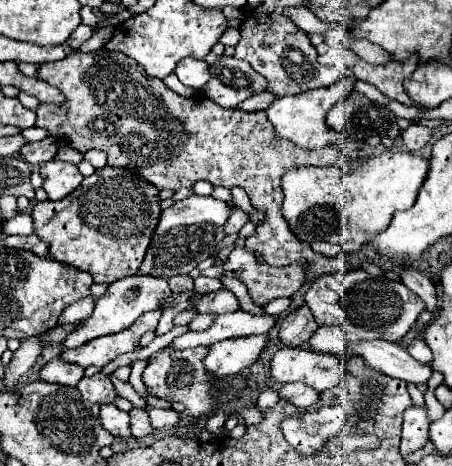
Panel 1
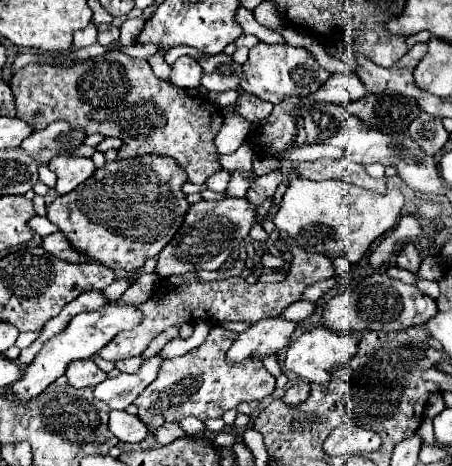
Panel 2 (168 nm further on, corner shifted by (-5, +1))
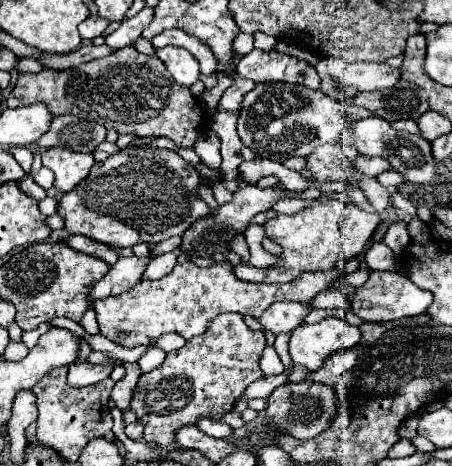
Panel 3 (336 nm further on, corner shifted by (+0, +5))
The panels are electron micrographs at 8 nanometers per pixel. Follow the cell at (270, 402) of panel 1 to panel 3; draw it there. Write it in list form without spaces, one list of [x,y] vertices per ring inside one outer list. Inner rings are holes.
[[[267,346],[267,348],[263,350],[263,356],[261,356],[261,360],[259,360],[259,366],[261,366],[261,370],[263,370],[265,376],[283,374],[283,370],[285,370],[273,346]]]

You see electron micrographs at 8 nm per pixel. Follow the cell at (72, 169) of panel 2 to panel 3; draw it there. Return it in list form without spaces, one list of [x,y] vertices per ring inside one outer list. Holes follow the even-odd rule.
[[[49,148],[43,152],[43,166],[55,174],[55,188],[61,192],[73,190],[91,170],[93,156],[79,154],[73,150]]]

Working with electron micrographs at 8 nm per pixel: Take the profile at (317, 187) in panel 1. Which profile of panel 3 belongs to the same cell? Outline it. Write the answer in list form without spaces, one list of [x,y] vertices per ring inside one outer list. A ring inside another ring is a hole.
[[[337,200],[317,202],[313,208],[307,208],[295,216],[277,216],[275,220],[265,222],[265,236],[281,246],[279,260],[269,268],[255,268],[249,262],[239,262],[233,266],[233,274],[245,282],[291,282],[303,272],[329,270],[339,266],[339,262],[351,260],[365,252],[365,246],[381,222],[379,214],[369,214],[357,208],[355,204],[341,204]]]

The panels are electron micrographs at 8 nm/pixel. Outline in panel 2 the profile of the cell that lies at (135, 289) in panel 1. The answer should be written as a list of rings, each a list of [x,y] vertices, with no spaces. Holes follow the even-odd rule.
[[[108,302],[108,306],[102,306],[102,310],[92,310],[92,312],[86,312],[86,314],[78,314],[76,318],[72,318],[72,322],[68,324],[68,328],[64,332],[60,332],[52,340],[44,342],[44,348],[36,354],[34,362],[24,370],[22,378],[16,384],[12,384],[12,388],[4,390],[2,394],[6,398],[12,398],[12,394],[16,394],[20,400],[30,400],[30,398],[38,396],[40,392],[44,392],[44,388],[48,384],[52,384],[56,378],[60,378],[64,374],[66,366],[72,360],[92,358],[118,332],[138,326],[140,320],[142,320],[142,312],[138,310],[136,304],[118,304],[118,302]]]

